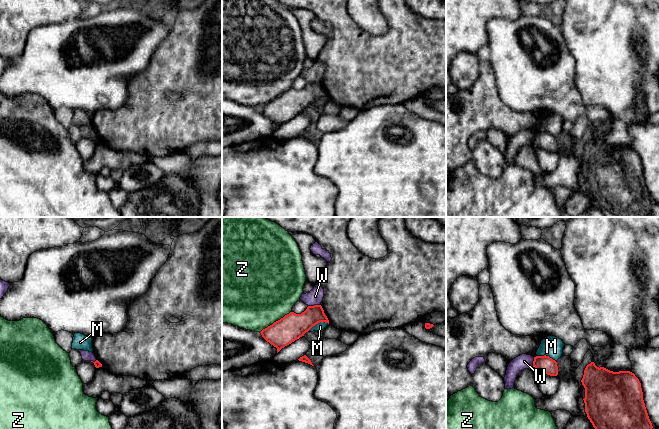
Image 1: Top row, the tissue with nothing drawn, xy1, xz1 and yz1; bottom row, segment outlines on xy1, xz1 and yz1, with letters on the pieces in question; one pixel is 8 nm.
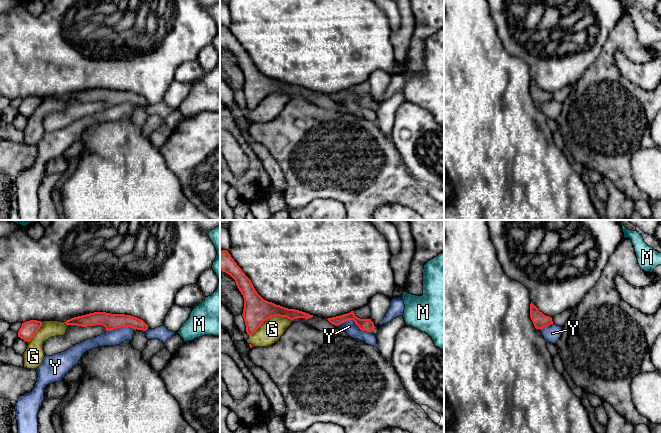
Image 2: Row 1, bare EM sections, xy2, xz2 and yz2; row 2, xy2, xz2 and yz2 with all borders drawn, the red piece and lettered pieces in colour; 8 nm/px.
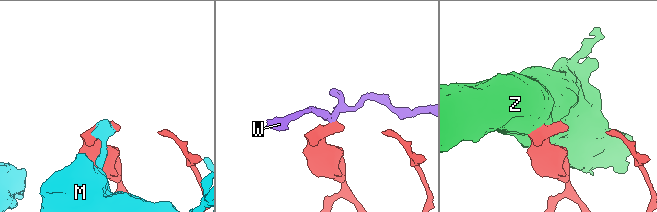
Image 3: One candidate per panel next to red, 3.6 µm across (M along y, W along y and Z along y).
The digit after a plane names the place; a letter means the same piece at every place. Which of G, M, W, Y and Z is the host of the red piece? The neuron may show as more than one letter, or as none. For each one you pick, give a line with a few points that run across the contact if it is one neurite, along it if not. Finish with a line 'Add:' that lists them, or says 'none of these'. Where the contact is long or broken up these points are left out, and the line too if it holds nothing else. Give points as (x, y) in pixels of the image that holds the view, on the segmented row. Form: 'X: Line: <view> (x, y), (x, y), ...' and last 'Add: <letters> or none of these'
Add: none of these

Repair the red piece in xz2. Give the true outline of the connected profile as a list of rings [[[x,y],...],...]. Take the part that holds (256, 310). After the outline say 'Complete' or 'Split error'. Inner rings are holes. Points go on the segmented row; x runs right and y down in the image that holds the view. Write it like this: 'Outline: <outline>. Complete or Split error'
Outline: [[[227,250],[220,251],[220,271],[227,273],[235,280],[239,291],[243,295],[244,309],[242,316],[249,336],[271,317],[286,317],[291,321],[297,318],[309,319],[313,317],[308,313],[288,309],[264,300]]]. Complete

